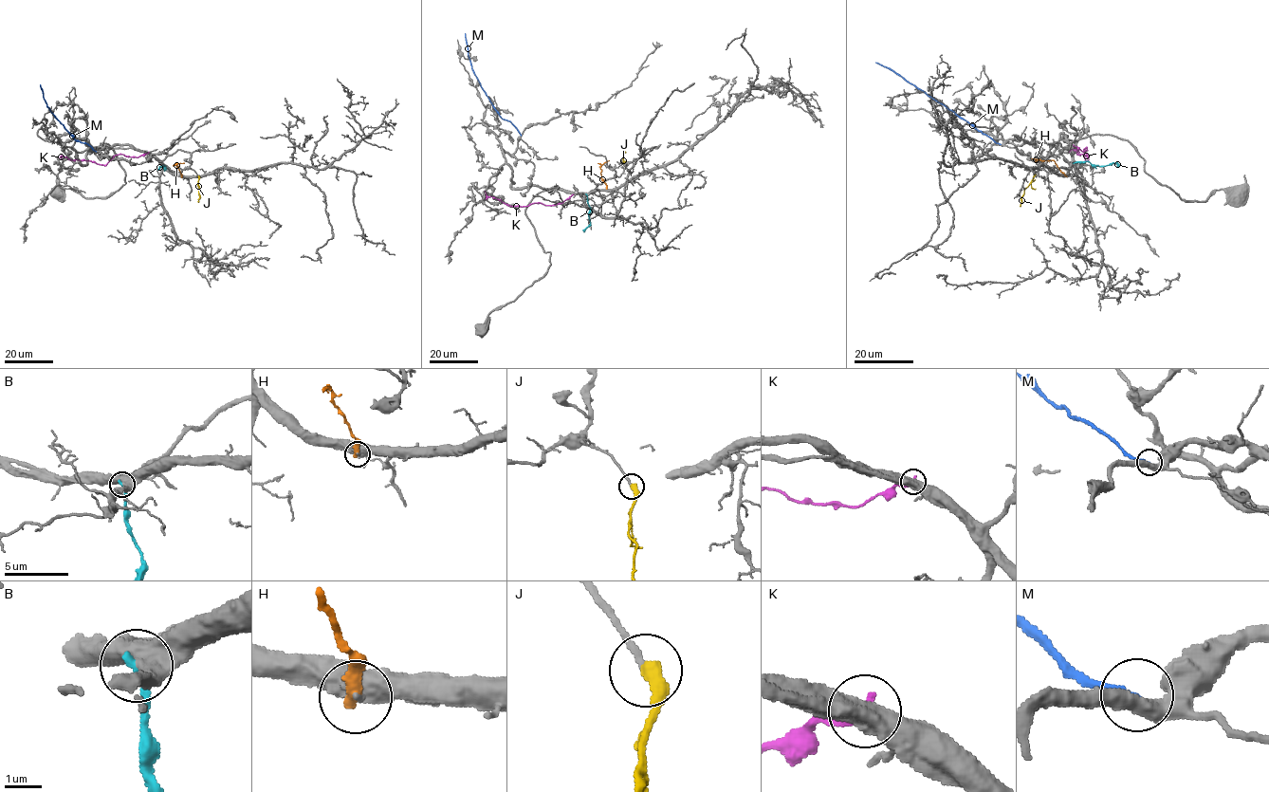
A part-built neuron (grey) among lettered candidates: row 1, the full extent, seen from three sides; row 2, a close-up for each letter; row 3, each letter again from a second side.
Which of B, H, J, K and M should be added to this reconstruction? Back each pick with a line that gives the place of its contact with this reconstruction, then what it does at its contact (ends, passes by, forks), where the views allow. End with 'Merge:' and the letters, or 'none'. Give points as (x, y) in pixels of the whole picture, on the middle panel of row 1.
J: Touches grey at (623, 163). It ends there
Merge: J

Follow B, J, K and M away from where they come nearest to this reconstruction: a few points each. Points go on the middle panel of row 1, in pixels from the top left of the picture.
B: (586, 194), (590, 223), (583, 230)
J: (623, 163), (622, 151)
K: (573, 194), (550, 205), (532, 203), (521, 207), (507, 205), (487, 196), (485, 191)
M: (521, 135), (510, 122), (502, 118), (482, 88), (468, 55), (465, 33)

